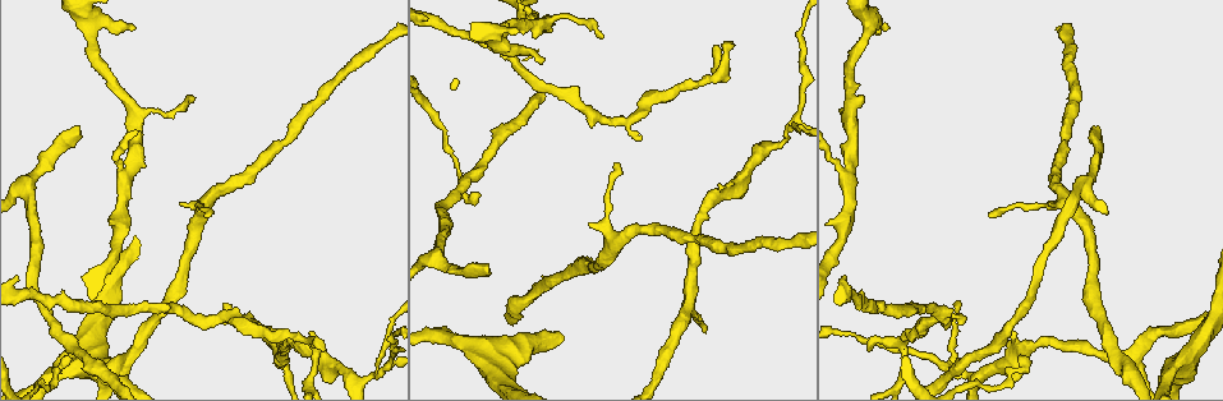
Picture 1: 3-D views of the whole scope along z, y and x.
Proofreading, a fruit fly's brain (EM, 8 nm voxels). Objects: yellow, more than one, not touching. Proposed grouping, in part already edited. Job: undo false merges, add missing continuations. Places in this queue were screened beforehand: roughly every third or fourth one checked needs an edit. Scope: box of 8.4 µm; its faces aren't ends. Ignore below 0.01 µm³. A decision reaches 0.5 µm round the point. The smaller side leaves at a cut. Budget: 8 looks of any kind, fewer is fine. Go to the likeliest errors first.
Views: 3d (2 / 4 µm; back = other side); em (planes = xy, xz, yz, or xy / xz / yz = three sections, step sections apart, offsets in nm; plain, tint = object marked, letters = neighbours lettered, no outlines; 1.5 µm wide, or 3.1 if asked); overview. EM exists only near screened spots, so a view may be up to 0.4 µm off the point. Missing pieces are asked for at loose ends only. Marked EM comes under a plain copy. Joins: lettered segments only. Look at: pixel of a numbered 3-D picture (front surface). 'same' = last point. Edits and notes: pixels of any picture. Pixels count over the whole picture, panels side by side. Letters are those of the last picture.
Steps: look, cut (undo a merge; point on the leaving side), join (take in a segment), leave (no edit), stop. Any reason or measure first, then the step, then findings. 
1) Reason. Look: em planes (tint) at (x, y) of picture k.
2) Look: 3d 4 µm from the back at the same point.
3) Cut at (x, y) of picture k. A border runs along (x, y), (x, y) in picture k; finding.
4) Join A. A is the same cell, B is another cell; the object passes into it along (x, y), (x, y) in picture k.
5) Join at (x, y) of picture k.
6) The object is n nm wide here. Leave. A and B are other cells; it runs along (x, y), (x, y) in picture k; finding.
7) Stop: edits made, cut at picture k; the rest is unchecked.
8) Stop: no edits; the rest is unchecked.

Look: 3d 2 µm at (867, 350) of picture 1.

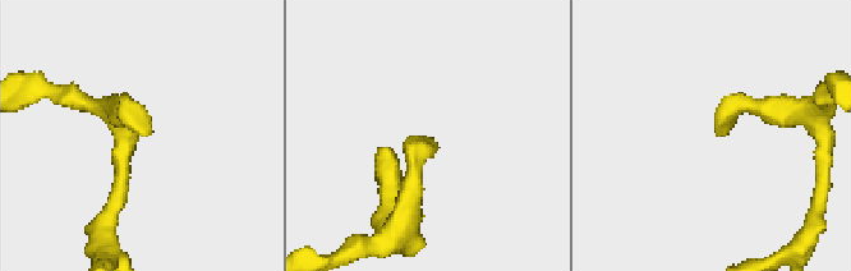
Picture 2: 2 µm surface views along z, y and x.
Look: em yz step 4 (letters) at (717, 135) of picture 2.

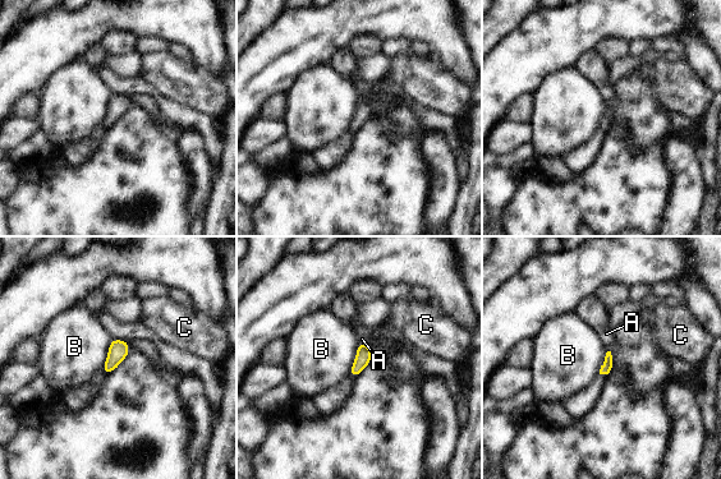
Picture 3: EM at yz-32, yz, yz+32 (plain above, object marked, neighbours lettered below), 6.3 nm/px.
Leave. A, B and C are other cells; a border runs along (359, 342), (348, 374) in picture 3; none of them fits.

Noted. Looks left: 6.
Sharp bend. Look: 3d 2 µm at (378, 375) of picture 1.

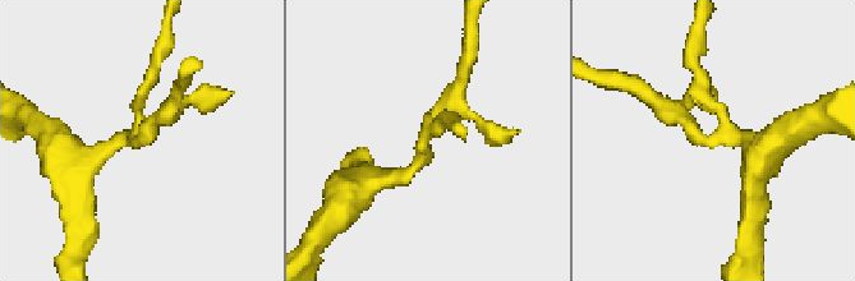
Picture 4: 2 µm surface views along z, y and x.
Look: em planes (letters) at (424, 154) of picture 4.

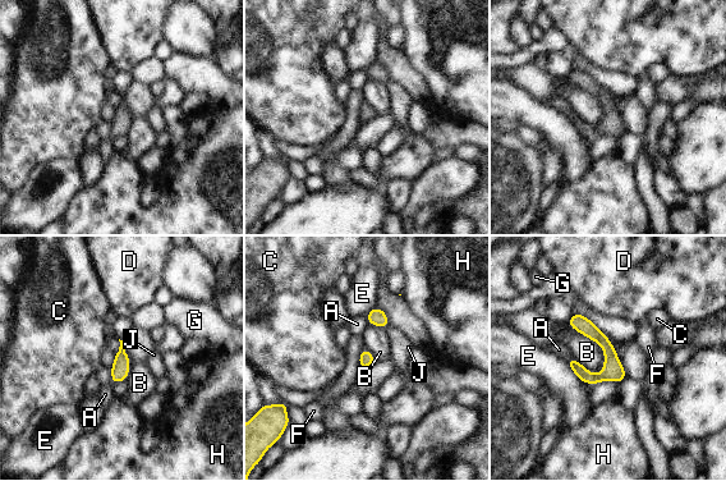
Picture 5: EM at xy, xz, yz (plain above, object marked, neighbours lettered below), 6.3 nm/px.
The longest contact is with B, 380 nm. Leave. A, B, C, D, E, F, G, H and J are other cells; it runs along (575, 316), (607, 347), (617, 379) in picture 5; all the same cell.

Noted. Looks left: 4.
An open end. Look: em planes (letters) at (204, 217) of picture 1.

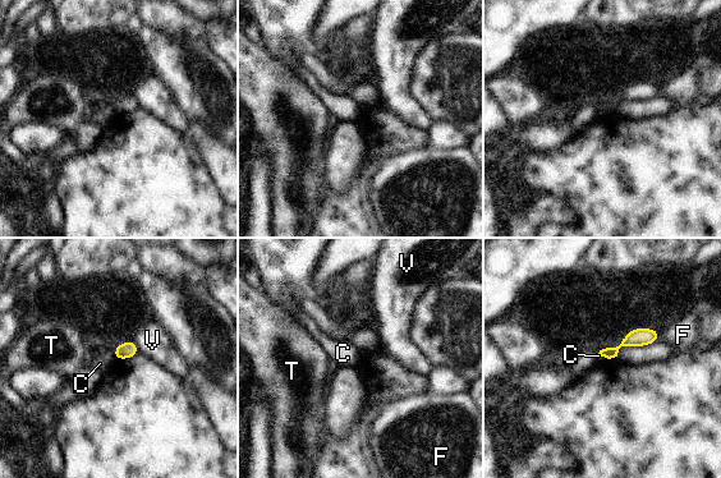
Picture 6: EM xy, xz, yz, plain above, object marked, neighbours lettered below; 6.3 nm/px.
Leave. C, F, T and V are other cells; it runs along (655, 332), (602, 353) in picture 6; none of them fits.

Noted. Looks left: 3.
Stop: no edits; the rest is unchecked.

